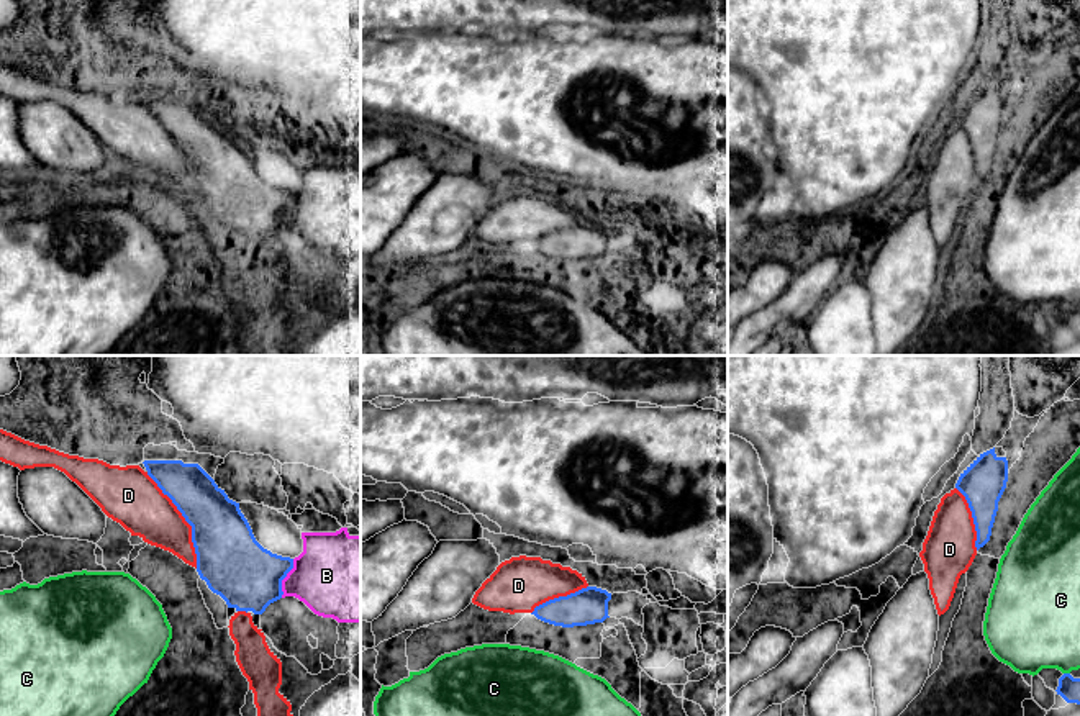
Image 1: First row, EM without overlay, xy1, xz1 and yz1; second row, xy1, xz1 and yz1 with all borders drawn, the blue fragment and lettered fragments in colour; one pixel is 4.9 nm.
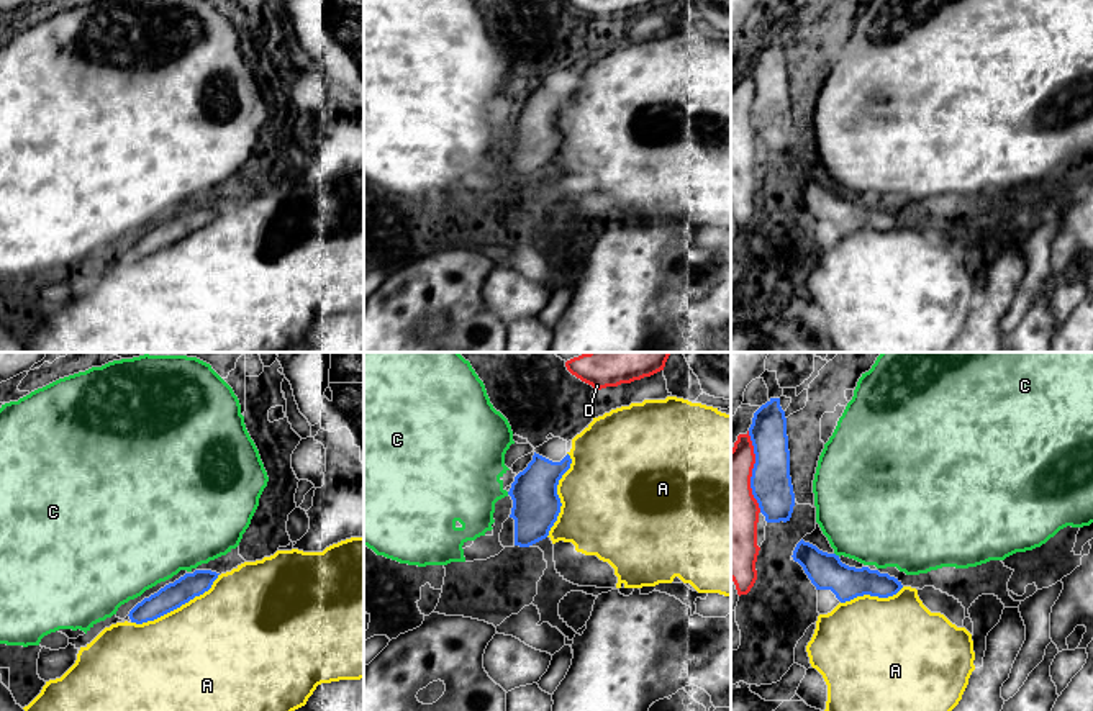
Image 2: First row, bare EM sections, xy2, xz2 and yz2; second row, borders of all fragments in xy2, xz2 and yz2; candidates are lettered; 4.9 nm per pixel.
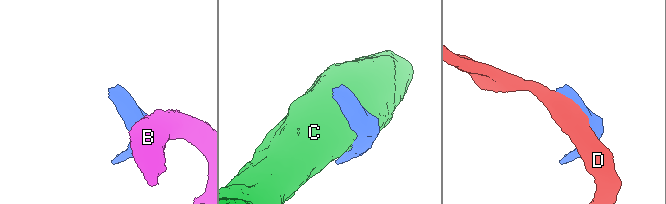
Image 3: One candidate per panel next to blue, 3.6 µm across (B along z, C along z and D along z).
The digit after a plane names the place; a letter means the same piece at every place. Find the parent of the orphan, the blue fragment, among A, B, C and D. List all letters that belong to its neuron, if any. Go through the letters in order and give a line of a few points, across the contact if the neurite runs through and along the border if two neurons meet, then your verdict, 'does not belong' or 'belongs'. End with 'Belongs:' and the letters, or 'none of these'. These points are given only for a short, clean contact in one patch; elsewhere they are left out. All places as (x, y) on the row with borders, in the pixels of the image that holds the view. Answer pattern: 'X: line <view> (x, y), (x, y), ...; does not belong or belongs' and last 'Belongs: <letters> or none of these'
A: does not belong
B: line xy1 (294, 559), (294, 567), (282, 580), (281, 597); does not belong
C: does not belong
D: does not belong
Belongs: none of these

